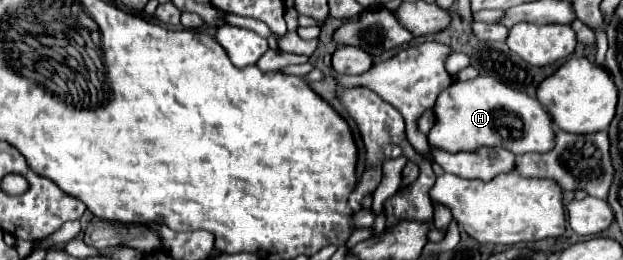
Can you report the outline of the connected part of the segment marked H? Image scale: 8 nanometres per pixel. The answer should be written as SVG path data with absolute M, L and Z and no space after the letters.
M493 77L453 81L441 91L435 107L435 125L429 131L429 145L447 153L475 151L479 147L503 147L515 155L549 151L555 127L541 103L529 95L513 91Z

